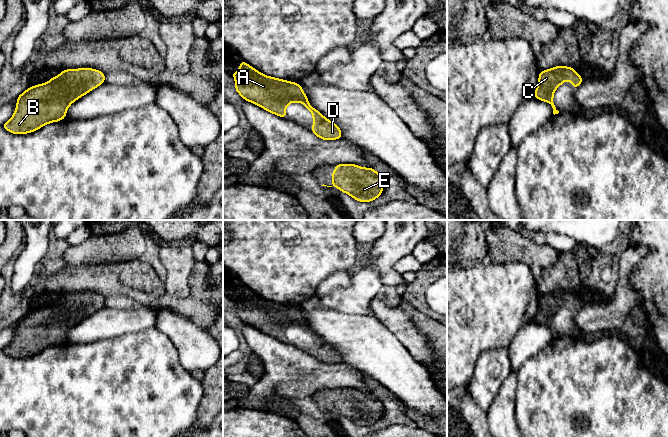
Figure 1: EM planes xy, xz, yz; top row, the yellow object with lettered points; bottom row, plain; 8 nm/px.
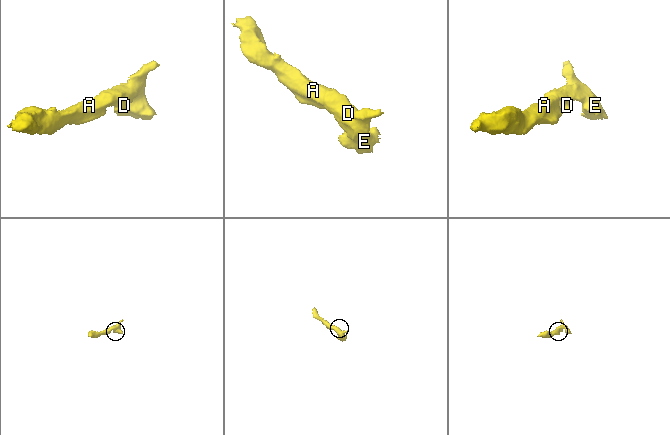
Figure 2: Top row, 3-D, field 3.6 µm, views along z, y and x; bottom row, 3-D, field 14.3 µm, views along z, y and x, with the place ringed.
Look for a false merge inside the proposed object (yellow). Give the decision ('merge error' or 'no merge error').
no merge error

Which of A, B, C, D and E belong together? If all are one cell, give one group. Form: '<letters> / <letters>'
A B C D E

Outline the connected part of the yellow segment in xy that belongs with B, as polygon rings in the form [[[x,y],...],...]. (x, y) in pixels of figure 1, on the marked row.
[[[92,68],[67,69],[45,84],[28,88],[17,97],[12,118],[2,126],[13,134],[27,134],[65,119],[68,107],[105,82],[105,74]]]

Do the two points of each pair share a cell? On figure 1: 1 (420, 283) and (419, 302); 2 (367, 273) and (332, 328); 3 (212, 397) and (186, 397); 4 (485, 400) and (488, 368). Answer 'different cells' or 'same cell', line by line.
1: same cell
2: different cells
3: different cells
4: same cell

